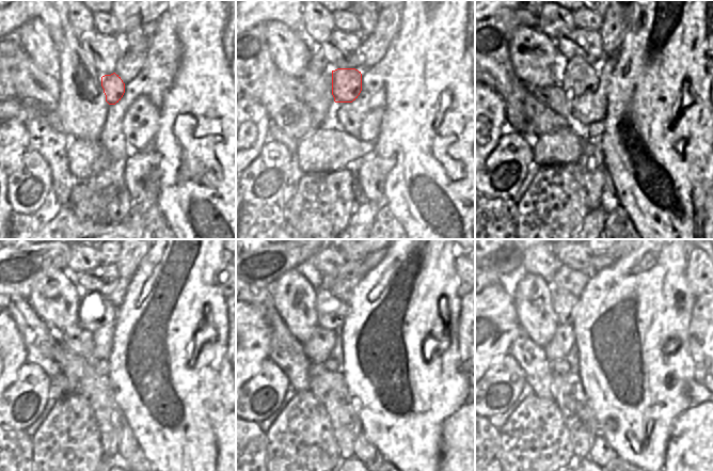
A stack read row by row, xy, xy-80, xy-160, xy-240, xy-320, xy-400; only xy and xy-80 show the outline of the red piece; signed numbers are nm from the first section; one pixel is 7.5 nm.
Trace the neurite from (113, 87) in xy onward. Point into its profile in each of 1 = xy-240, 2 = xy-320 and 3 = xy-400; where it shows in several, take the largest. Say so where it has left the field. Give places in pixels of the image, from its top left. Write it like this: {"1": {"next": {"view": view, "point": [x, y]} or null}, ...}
{"1": {"next": {"view": "xy-240", "point": [90, 324]}}, "2": {"next": {"view": "xy-320", "point": [327, 304]}}, "3": {"next": {"view": "xy-400", "point": [564, 302]}}}

